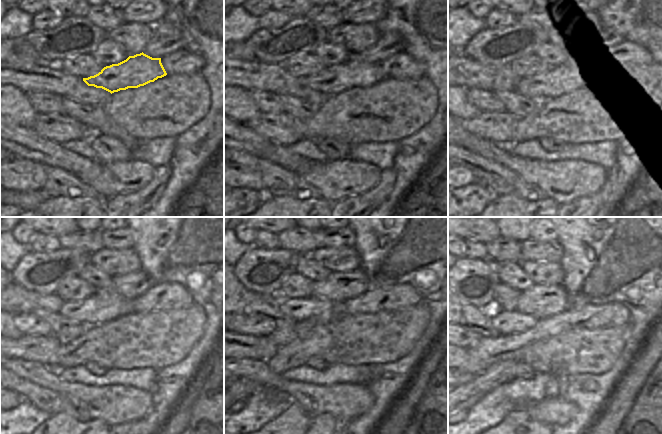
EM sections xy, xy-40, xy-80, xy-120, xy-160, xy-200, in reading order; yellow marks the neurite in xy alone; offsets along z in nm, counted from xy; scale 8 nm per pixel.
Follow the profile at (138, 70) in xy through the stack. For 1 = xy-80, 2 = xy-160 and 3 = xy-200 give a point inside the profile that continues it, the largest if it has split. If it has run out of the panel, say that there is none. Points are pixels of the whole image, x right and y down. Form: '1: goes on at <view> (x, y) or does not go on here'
1: goes on at xy-80 (559, 80)
2: goes on at xy-160 (306, 312)
3: goes on at xy-200 (504, 322)

